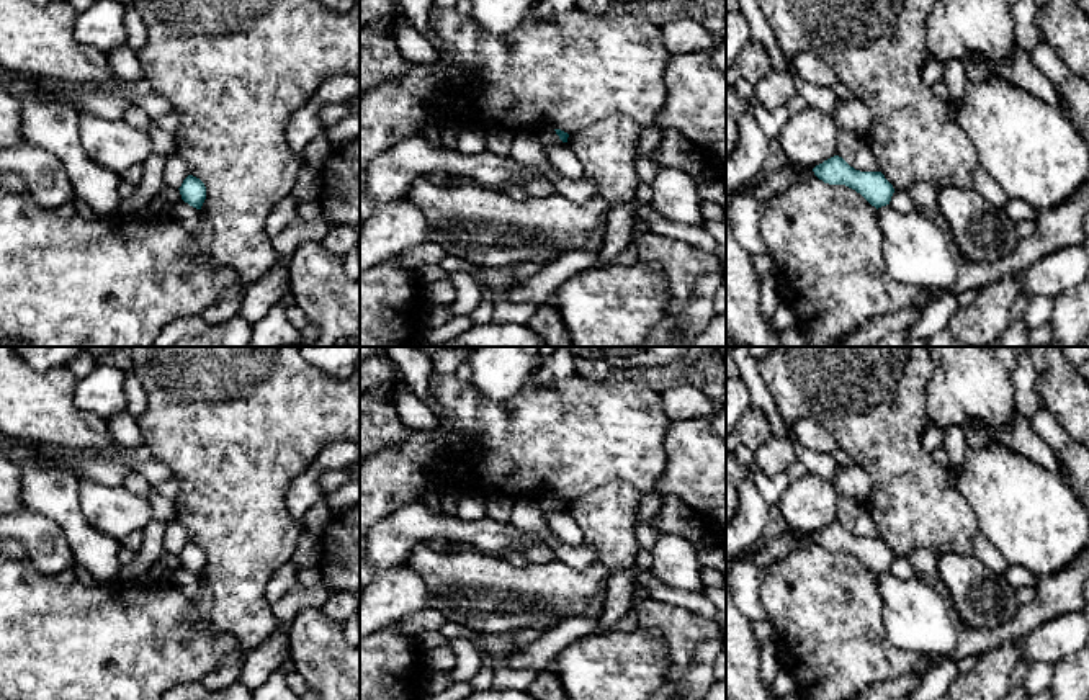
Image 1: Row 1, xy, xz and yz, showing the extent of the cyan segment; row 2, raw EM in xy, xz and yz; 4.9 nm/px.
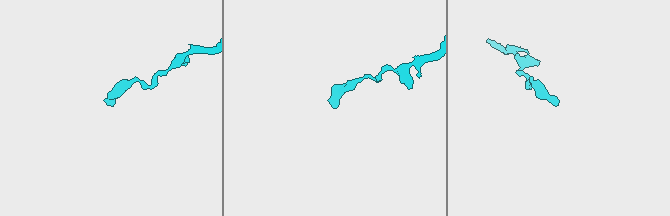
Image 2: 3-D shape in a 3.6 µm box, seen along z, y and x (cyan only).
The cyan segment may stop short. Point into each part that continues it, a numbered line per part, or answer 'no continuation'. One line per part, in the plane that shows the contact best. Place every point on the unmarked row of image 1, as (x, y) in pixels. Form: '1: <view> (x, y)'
no continuation

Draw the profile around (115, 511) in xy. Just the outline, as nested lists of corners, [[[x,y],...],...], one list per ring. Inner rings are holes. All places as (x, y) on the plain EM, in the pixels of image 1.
[[[80,479],[78,500],[87,523],[118,541],[144,530],[152,520],[149,497],[136,496],[124,486],[108,487]]]

